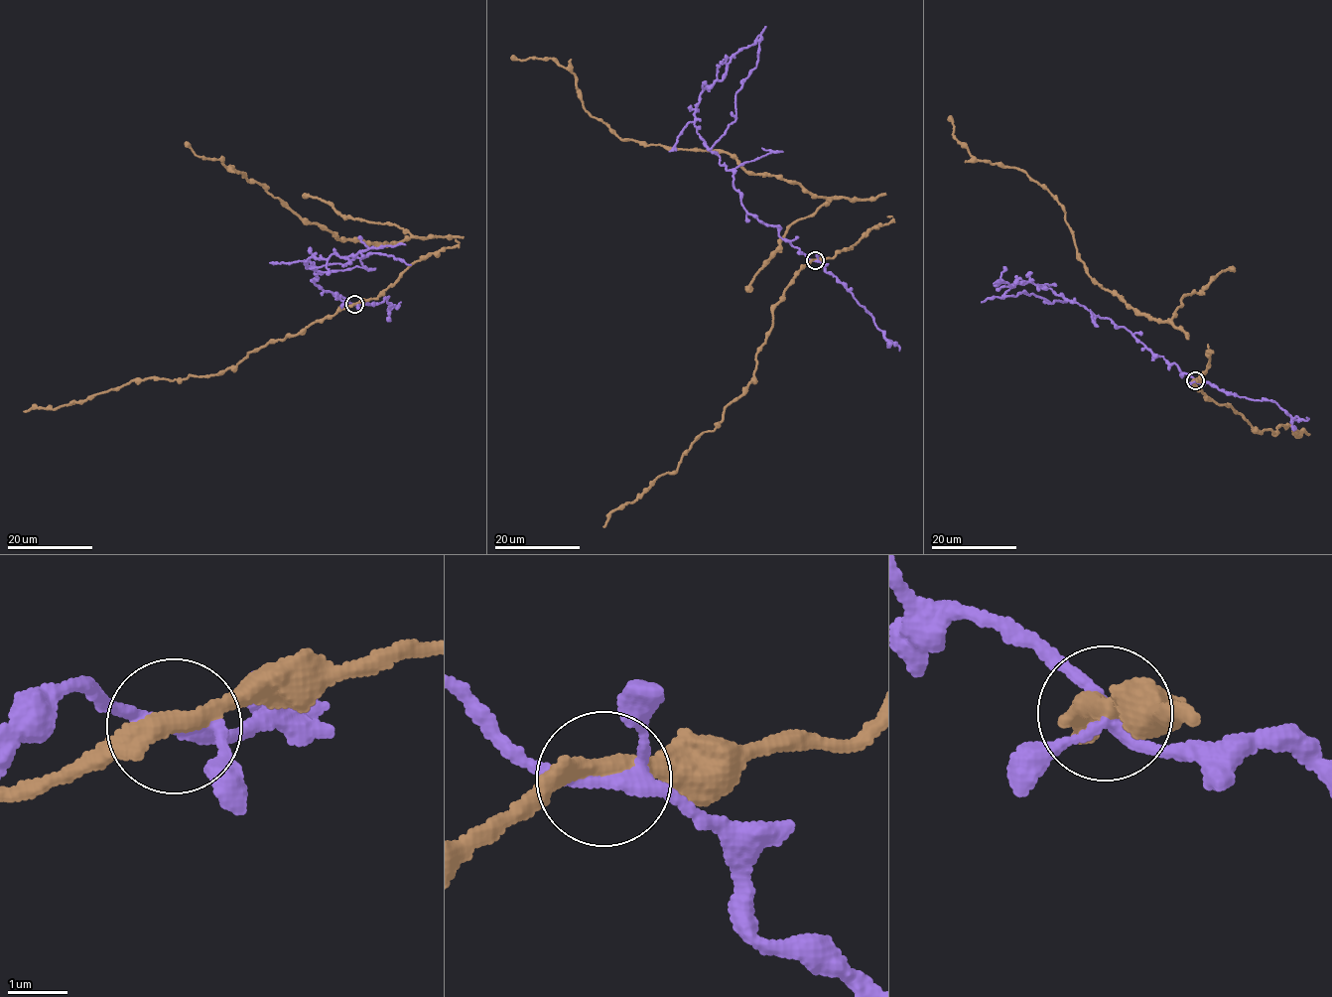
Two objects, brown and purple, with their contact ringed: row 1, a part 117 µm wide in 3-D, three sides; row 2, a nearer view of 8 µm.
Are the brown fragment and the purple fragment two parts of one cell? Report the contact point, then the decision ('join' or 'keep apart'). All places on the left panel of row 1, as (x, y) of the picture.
at (354, 304); keep apart

